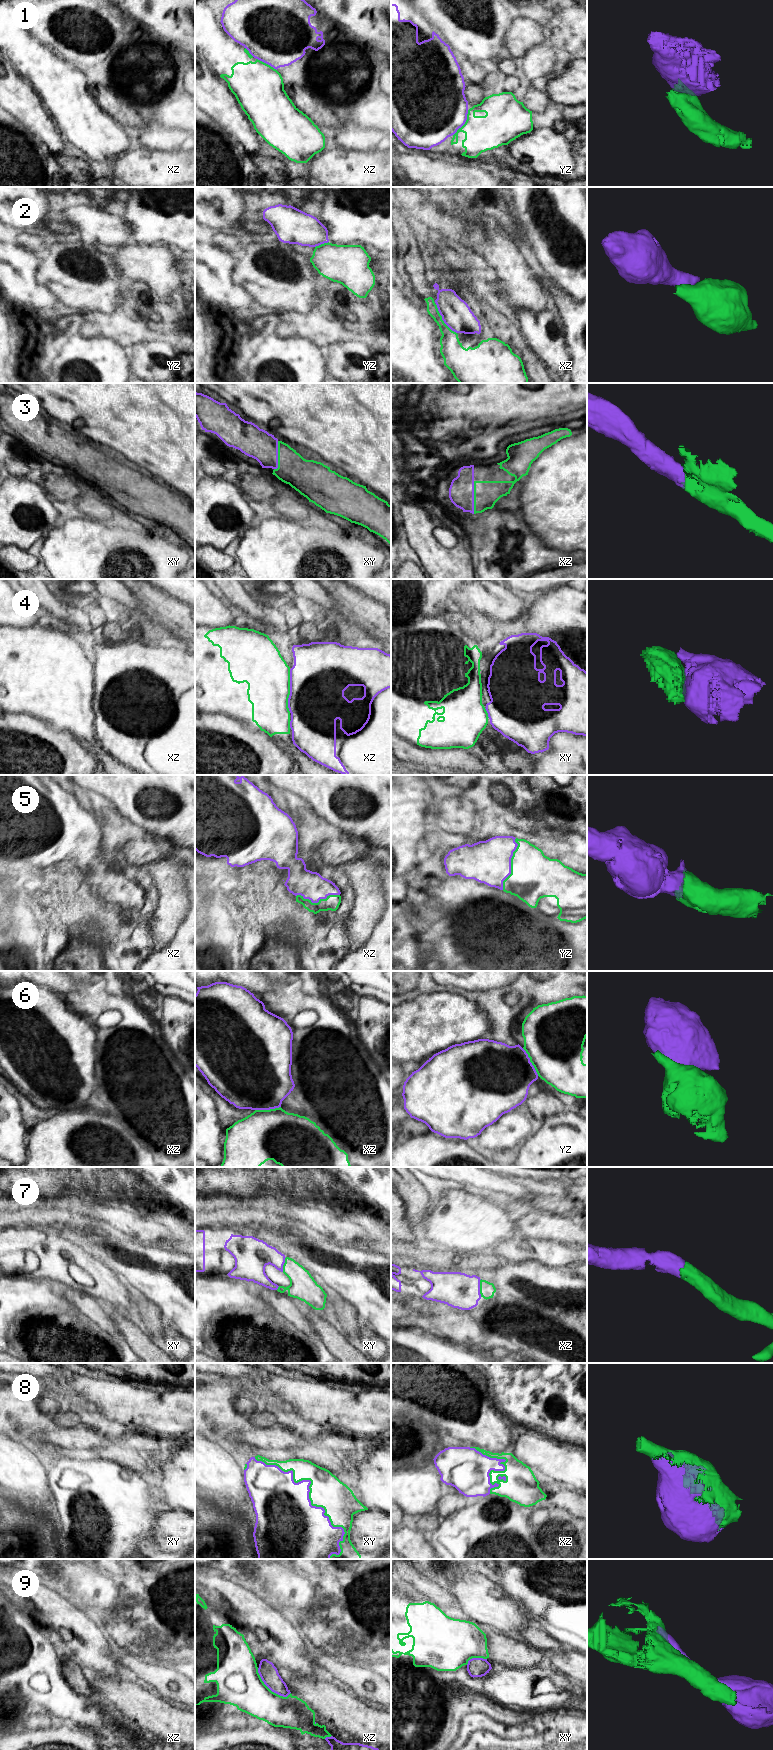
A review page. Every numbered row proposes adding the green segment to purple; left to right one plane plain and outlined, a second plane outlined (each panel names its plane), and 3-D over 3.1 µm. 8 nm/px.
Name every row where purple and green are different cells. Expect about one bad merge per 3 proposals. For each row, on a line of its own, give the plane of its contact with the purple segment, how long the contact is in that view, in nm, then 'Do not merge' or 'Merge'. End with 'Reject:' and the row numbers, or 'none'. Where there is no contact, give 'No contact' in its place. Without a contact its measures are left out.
1: Touches purple in yz. Shared border 240 nm. Do not merge
2: Touches purple in xz. Shared border 300 nm. Do not merge
3: Touches purple in xz. Shared border 260 nm. Merge
4: Touches purple in xz. Shared border 360 nm. Do not merge
5: Touches purple in yz. Shared border 440 nm. Merge
6: Touches purple in yz. Shared border 260 nm. Do not merge
7: Touches purple in xz. Shared border 140 nm. Merge
8: Touches purple in xy. Shared border 1050 nm. Merge
9: Touches purple in xz. Shared border 340 nm. Do not merge
Reject: 1, 2, 4, 6, 9

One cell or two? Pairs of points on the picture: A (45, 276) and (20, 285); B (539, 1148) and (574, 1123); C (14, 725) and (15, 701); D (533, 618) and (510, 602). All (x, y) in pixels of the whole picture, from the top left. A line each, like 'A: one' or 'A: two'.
A: two
B: one
C: two
D: two

